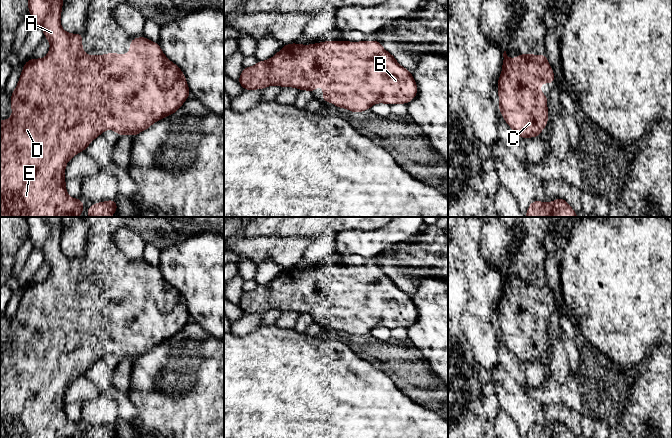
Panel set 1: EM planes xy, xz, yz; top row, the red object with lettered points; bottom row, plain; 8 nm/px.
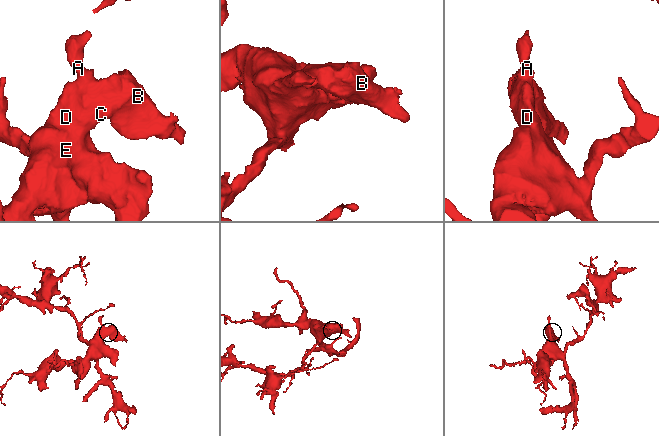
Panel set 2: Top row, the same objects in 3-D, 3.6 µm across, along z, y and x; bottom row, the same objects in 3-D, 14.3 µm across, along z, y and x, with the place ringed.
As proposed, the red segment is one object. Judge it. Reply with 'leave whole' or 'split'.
leave whole

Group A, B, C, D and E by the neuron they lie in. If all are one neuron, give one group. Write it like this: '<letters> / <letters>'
A B C D E

